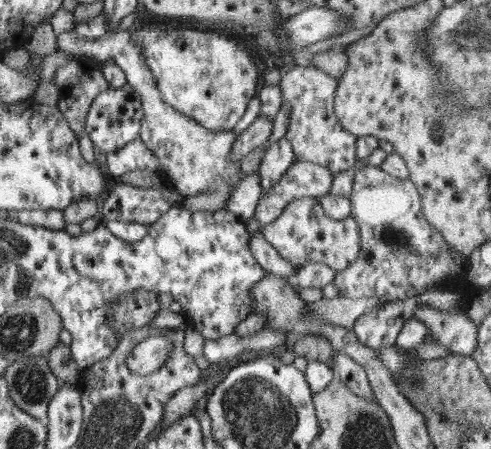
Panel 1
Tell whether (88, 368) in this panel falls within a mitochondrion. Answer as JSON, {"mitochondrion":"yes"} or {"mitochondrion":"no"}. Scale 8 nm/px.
{"mitochondrion":"no"}

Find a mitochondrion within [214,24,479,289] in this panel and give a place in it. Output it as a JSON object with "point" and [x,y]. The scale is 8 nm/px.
{"point":[397,240]}

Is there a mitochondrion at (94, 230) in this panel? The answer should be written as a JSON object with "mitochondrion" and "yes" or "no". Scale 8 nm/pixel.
{"mitochondrion":"no"}

